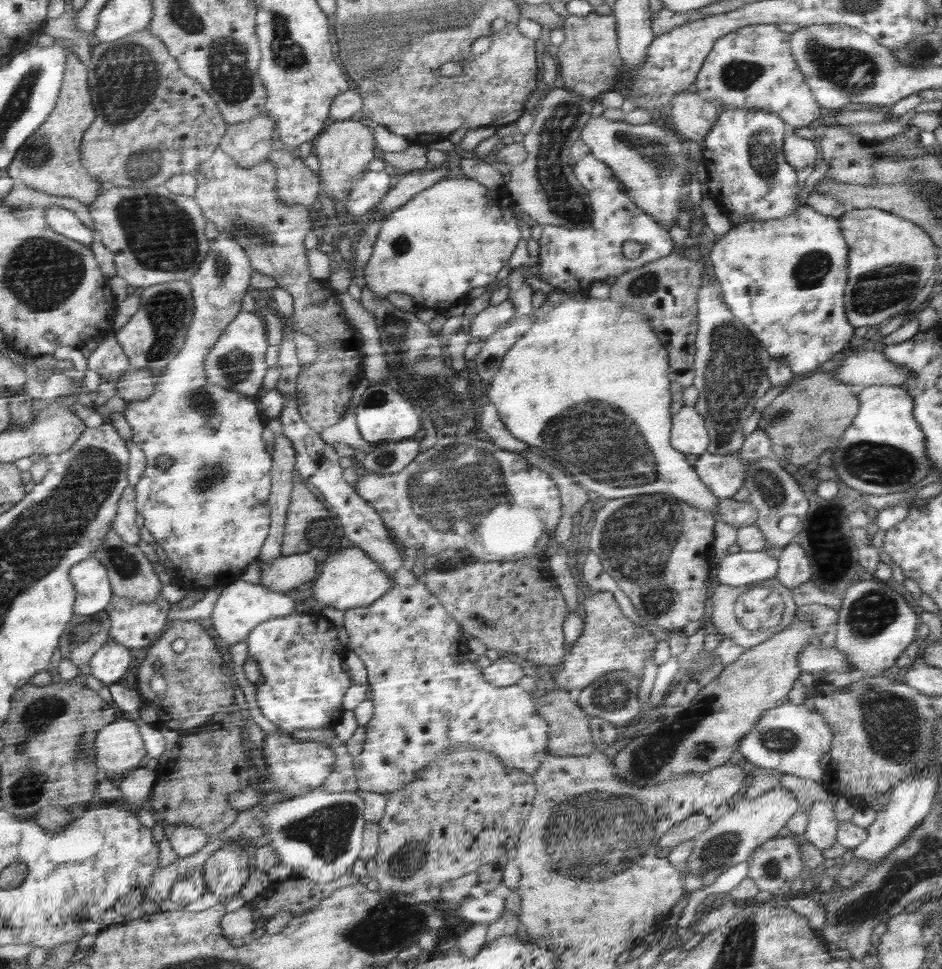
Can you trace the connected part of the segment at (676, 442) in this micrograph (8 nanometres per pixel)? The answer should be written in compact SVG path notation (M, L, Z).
M684 405L672 418L672 447L684 454L702 455L707 453L711 437L706 420L693 406Z

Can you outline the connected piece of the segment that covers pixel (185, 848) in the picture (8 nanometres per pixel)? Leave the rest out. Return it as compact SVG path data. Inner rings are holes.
M178 825L169 830L169 842L179 858L192 856L210 842L209 834L200 827Z

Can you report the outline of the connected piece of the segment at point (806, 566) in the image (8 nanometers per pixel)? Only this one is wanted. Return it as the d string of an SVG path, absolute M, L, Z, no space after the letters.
M791 542L778 555L779 572L776 578L786 587L792 590L799 584L809 580L811 568L804 549Z

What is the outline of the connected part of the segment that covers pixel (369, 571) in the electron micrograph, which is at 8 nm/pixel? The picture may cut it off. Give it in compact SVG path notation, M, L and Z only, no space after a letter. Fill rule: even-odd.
M358 547L347 548L330 555L321 564L318 575L313 580L313 597L319 608L334 607L338 610L365 608L378 601L388 589L393 587L391 575L381 570L379 562Z

